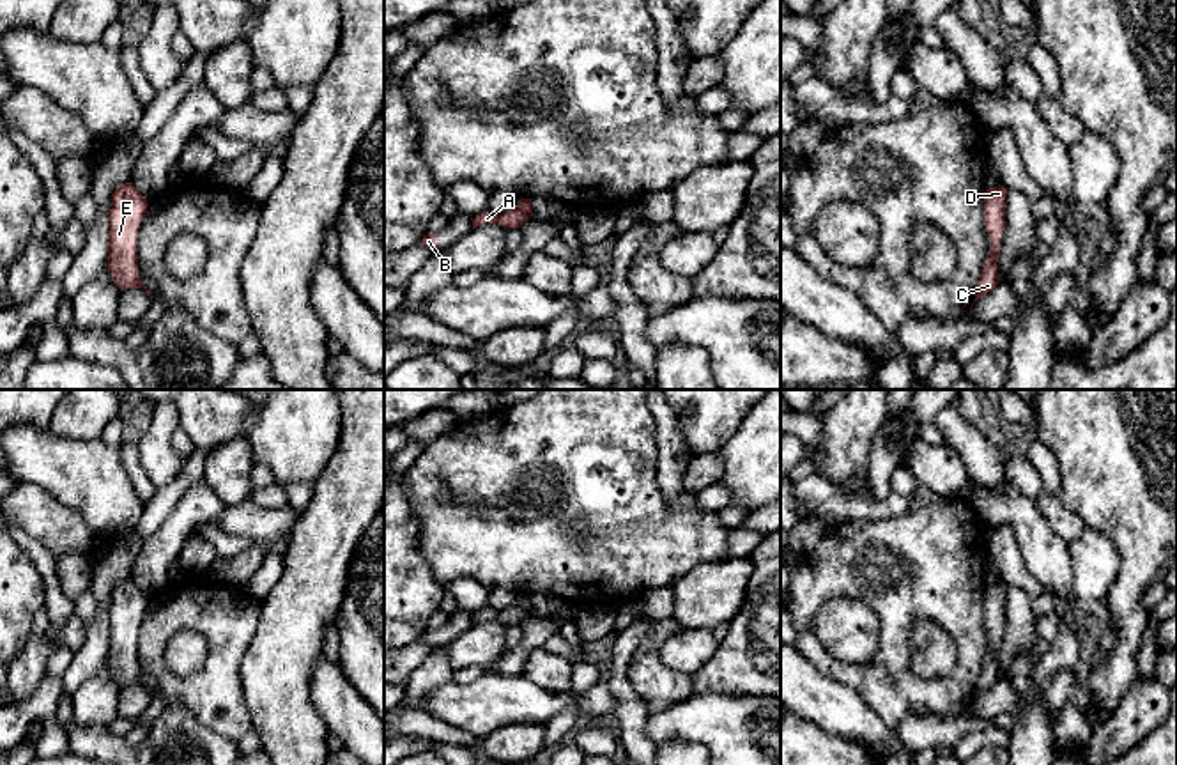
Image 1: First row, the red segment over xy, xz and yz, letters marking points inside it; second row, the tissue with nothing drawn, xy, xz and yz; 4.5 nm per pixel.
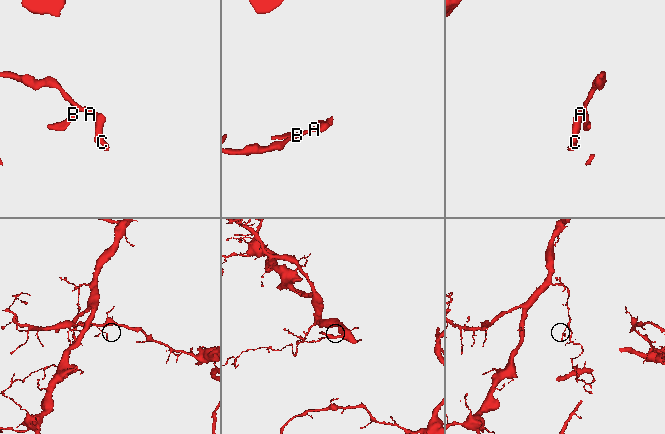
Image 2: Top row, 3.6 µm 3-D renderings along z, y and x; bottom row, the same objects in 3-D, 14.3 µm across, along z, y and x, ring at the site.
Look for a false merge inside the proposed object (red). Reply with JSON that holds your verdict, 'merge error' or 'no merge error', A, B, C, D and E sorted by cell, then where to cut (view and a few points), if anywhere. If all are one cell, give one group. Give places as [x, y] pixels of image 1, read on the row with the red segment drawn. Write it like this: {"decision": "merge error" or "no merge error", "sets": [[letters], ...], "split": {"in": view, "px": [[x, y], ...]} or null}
{"decision": "no merge error", "sets": [["A", "B", "C", "D", "E"]], "split": null}

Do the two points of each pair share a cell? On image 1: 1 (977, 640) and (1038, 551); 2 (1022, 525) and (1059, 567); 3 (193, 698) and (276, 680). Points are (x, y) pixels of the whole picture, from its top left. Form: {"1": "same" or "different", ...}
{"1": "different", "2": "same", "3": "different"}

